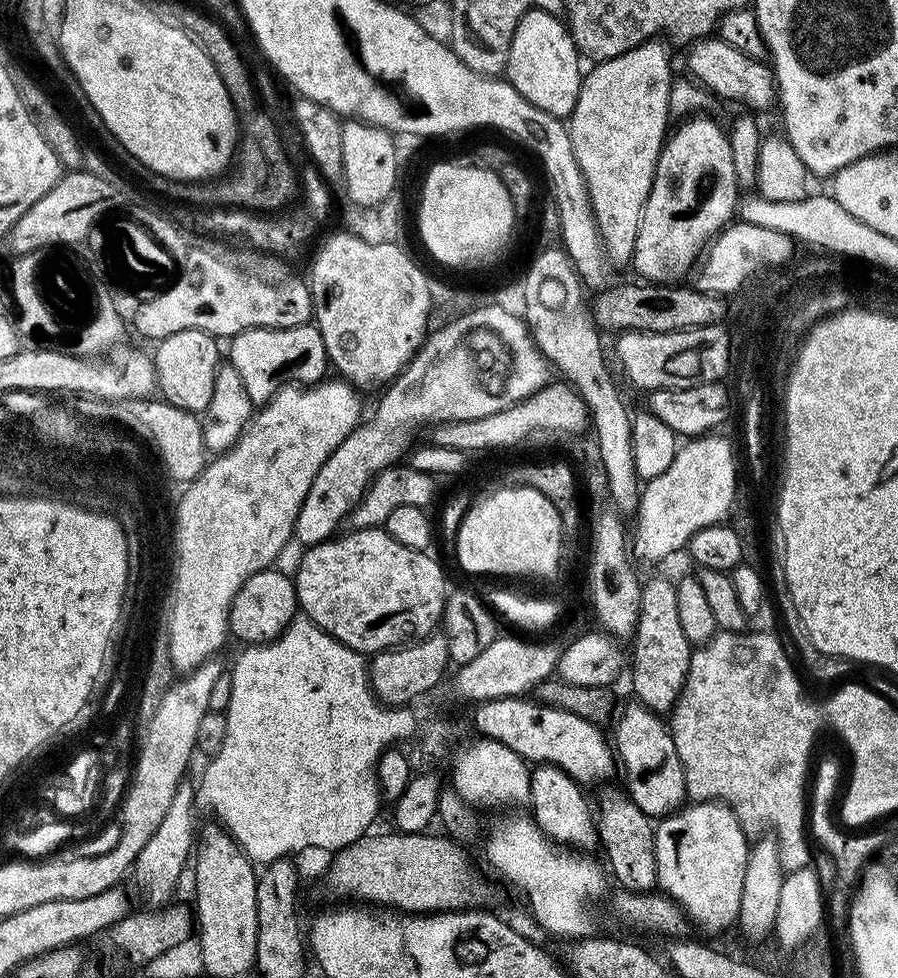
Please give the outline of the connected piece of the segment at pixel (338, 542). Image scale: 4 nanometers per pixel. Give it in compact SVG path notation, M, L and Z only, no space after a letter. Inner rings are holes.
M383 527L379 528L358 528L348 530L345 536L339 534L333 535L331 538L322 541L320 544L311 545L305 551L304 557L301 559L301 565L294 575L294 583L296 585L296 602L299 611L303 613L309 620L313 620L319 628L326 634L330 634L338 642L342 642L348 648L353 648L361 654L375 654L377 652L385 652L387 648L395 648L403 646L409 642L415 641L417 638L423 638L437 631L438 625L441 623L444 614L444 604L446 597L446 589L444 590L444 572L440 569L440 564L427 551L407 548L402 542L398 542Z

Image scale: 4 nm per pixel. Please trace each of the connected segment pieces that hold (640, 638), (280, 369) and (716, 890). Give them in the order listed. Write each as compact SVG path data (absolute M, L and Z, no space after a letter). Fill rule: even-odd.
M654 576L646 578L641 587L638 622L632 634L632 656L630 652L632 688L639 703L662 716L669 713L679 700L694 650L679 625L675 583L664 576Z
M311 323L300 328L251 328L231 337L231 367L238 370L244 392L254 404L268 403L281 386L299 382L311 386L325 379L330 365L320 329Z
M720 801L689 803L655 825L657 887L678 902L691 923L697 923L706 930L722 930L739 919L750 847L746 835L747 831L737 816Z

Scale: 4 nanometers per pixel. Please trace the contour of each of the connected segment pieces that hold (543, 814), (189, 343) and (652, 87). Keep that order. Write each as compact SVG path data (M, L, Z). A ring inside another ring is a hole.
M541 763L530 772L530 812L536 825L557 844L576 850L592 850L597 847L597 821L588 800L580 793L581 785L553 764Z
M182 330L159 341L154 351L159 395L175 407L195 414L203 413L214 394L216 374L222 364L216 344L217 337L202 330Z
M656 38L646 40L637 48L624 51L613 60L595 63L593 69L581 77L578 102L566 122L575 158L591 193L592 212L596 214L596 224L599 226L605 255L615 265L618 263L626 266L631 263L641 214L652 189L652 175L656 173L660 150L666 143L666 133L669 131L668 96L674 74L668 65L668 52L660 42Z

